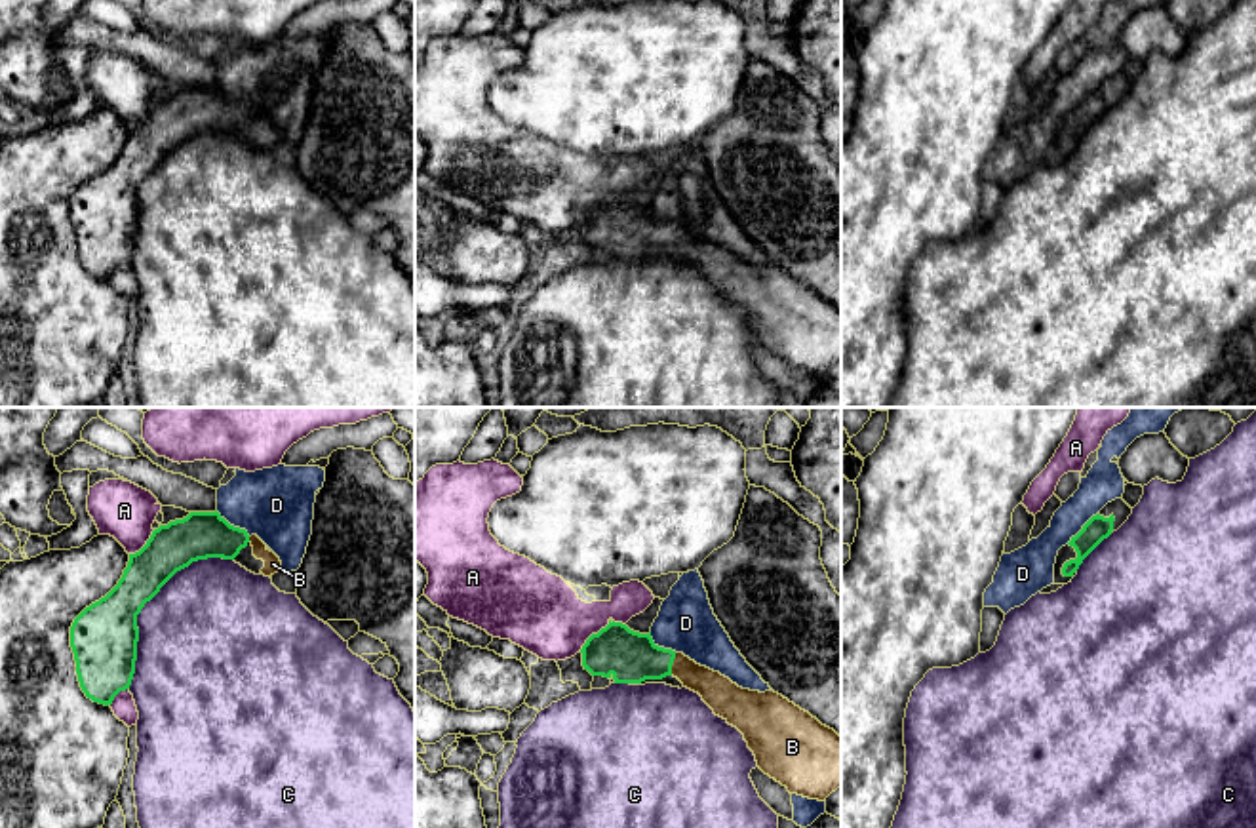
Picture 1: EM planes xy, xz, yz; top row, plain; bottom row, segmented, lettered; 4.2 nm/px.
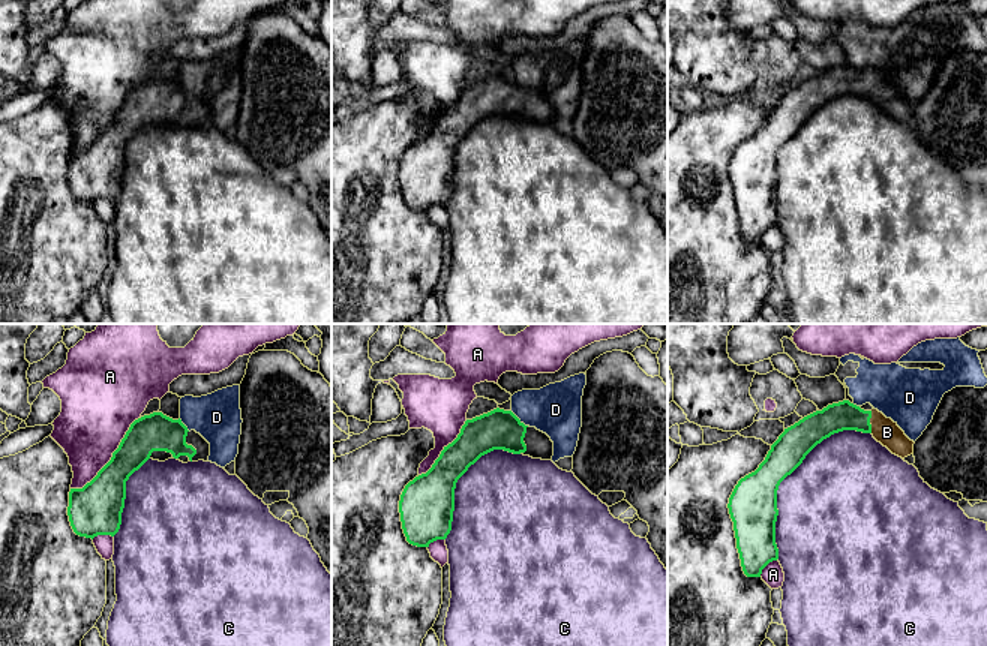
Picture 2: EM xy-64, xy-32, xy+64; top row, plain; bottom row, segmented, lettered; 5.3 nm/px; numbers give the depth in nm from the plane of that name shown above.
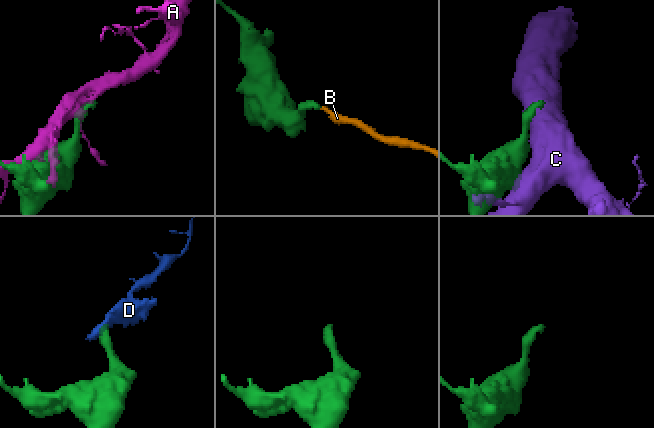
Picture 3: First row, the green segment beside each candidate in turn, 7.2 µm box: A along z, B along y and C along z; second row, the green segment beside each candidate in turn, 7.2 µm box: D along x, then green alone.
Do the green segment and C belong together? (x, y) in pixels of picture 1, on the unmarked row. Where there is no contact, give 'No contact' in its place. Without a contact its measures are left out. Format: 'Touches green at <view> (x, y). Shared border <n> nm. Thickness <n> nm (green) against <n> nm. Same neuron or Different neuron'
Touches green at xy (147, 174). Shared border 700 nm. Thickness 280 nm (green) against 480 nm. Different neuron

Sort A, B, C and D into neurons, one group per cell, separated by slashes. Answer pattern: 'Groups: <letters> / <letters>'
Groups: A / B / C / D

